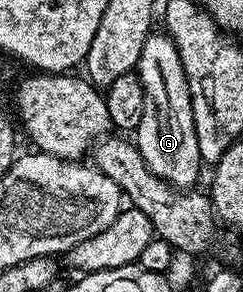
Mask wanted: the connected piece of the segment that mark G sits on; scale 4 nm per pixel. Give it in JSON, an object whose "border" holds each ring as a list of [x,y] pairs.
{"border":[[[167,33],[156,34],[149,34],[140,54],[138,74],[144,86],[144,108],[134,132],[134,142],[146,165],[150,165],[158,178],[174,187],[188,189],[195,184],[192,182],[199,177],[202,168],[190,89],[174,41]]]}

